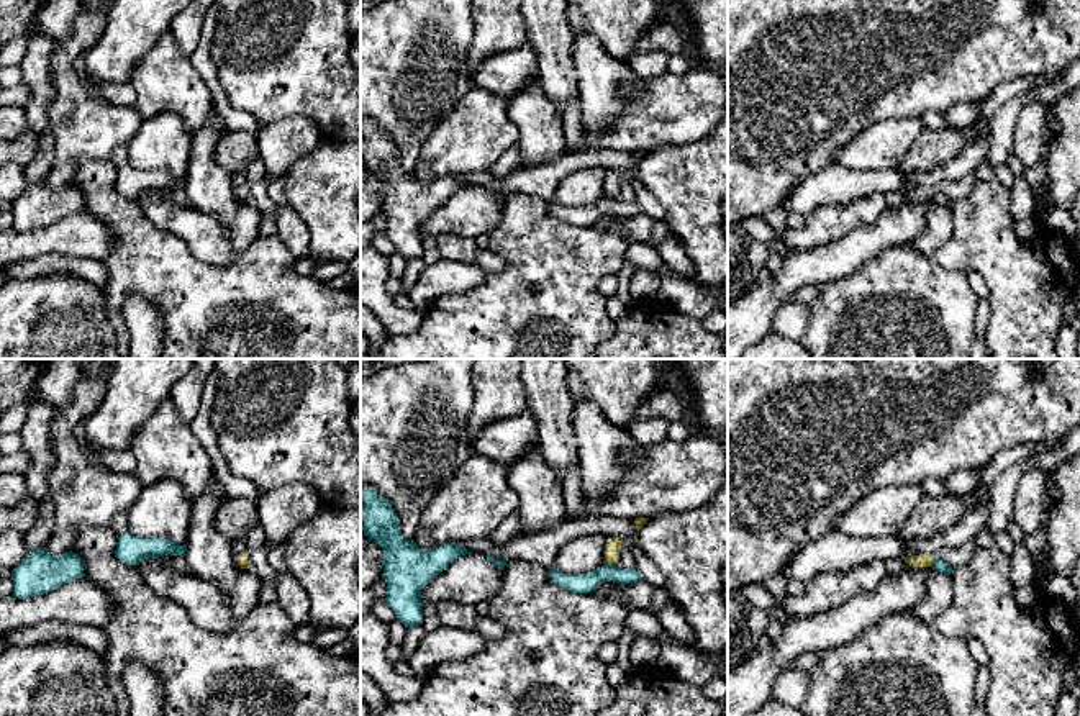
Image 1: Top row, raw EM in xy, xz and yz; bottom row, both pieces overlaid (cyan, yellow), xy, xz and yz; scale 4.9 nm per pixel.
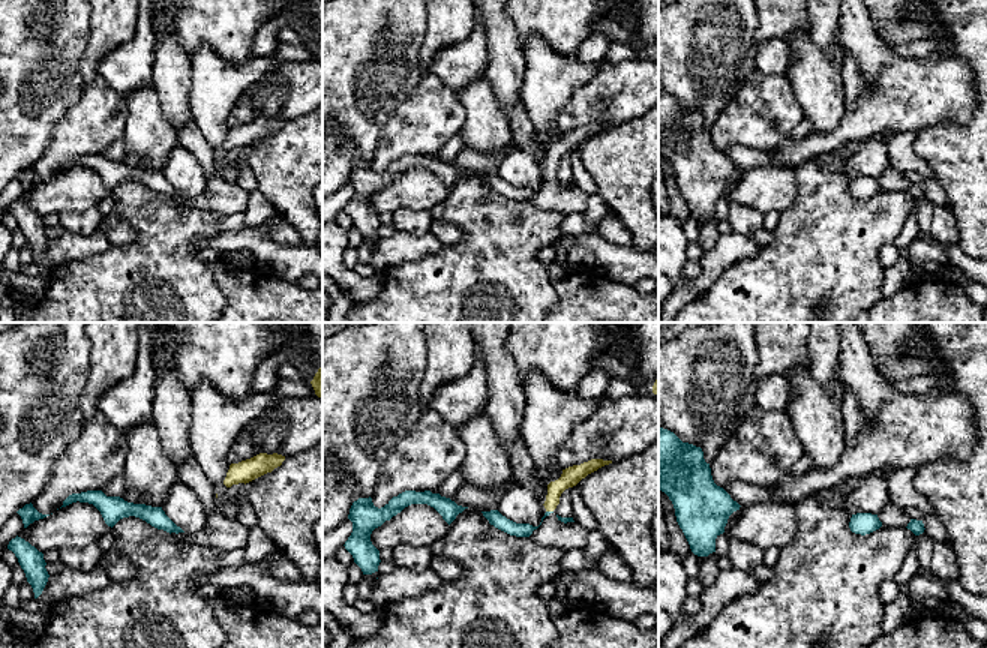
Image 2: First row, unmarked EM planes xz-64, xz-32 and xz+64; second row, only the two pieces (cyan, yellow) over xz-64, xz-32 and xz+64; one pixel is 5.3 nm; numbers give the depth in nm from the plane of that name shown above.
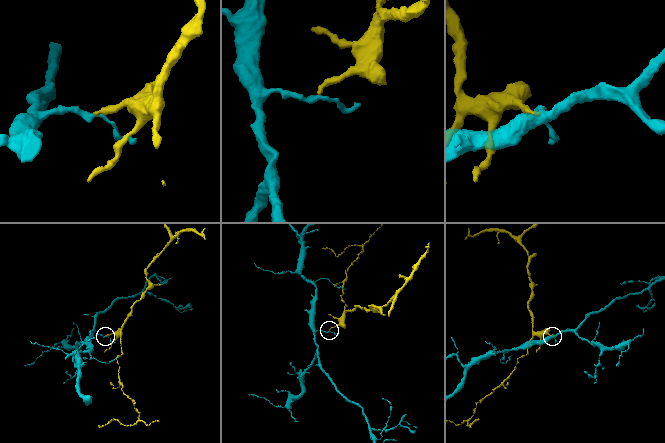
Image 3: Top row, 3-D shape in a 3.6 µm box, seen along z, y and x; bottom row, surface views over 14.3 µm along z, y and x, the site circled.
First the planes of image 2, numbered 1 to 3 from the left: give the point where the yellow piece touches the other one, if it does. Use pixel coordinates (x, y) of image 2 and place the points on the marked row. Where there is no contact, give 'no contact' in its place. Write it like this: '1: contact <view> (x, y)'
1: no contact
2: contact xz-32 (549, 512)
3: no contact

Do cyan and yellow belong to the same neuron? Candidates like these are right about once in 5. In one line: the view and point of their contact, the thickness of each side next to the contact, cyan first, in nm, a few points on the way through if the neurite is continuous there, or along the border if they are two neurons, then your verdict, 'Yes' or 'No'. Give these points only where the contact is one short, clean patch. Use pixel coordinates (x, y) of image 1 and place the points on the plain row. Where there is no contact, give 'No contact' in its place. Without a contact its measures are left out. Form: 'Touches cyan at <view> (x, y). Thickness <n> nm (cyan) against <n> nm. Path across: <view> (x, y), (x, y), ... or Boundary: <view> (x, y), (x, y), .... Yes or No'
Touches cyan at xz (610, 199). Thickness 100 nm (cyan) against 80 nm. Boundary: xz (605, 195), (613, 199). No

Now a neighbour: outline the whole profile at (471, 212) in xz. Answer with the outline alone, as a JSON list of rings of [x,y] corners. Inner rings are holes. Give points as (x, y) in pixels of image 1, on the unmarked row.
[[[464,187],[421,223],[421,236],[457,234],[477,239],[500,224],[501,213],[503,202],[485,188]]]

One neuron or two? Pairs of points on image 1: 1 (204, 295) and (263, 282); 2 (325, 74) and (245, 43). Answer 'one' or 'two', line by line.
1: one
2: one

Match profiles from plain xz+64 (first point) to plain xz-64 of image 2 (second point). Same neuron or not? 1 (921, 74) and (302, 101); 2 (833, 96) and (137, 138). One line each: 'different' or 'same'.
1: same
2: same

